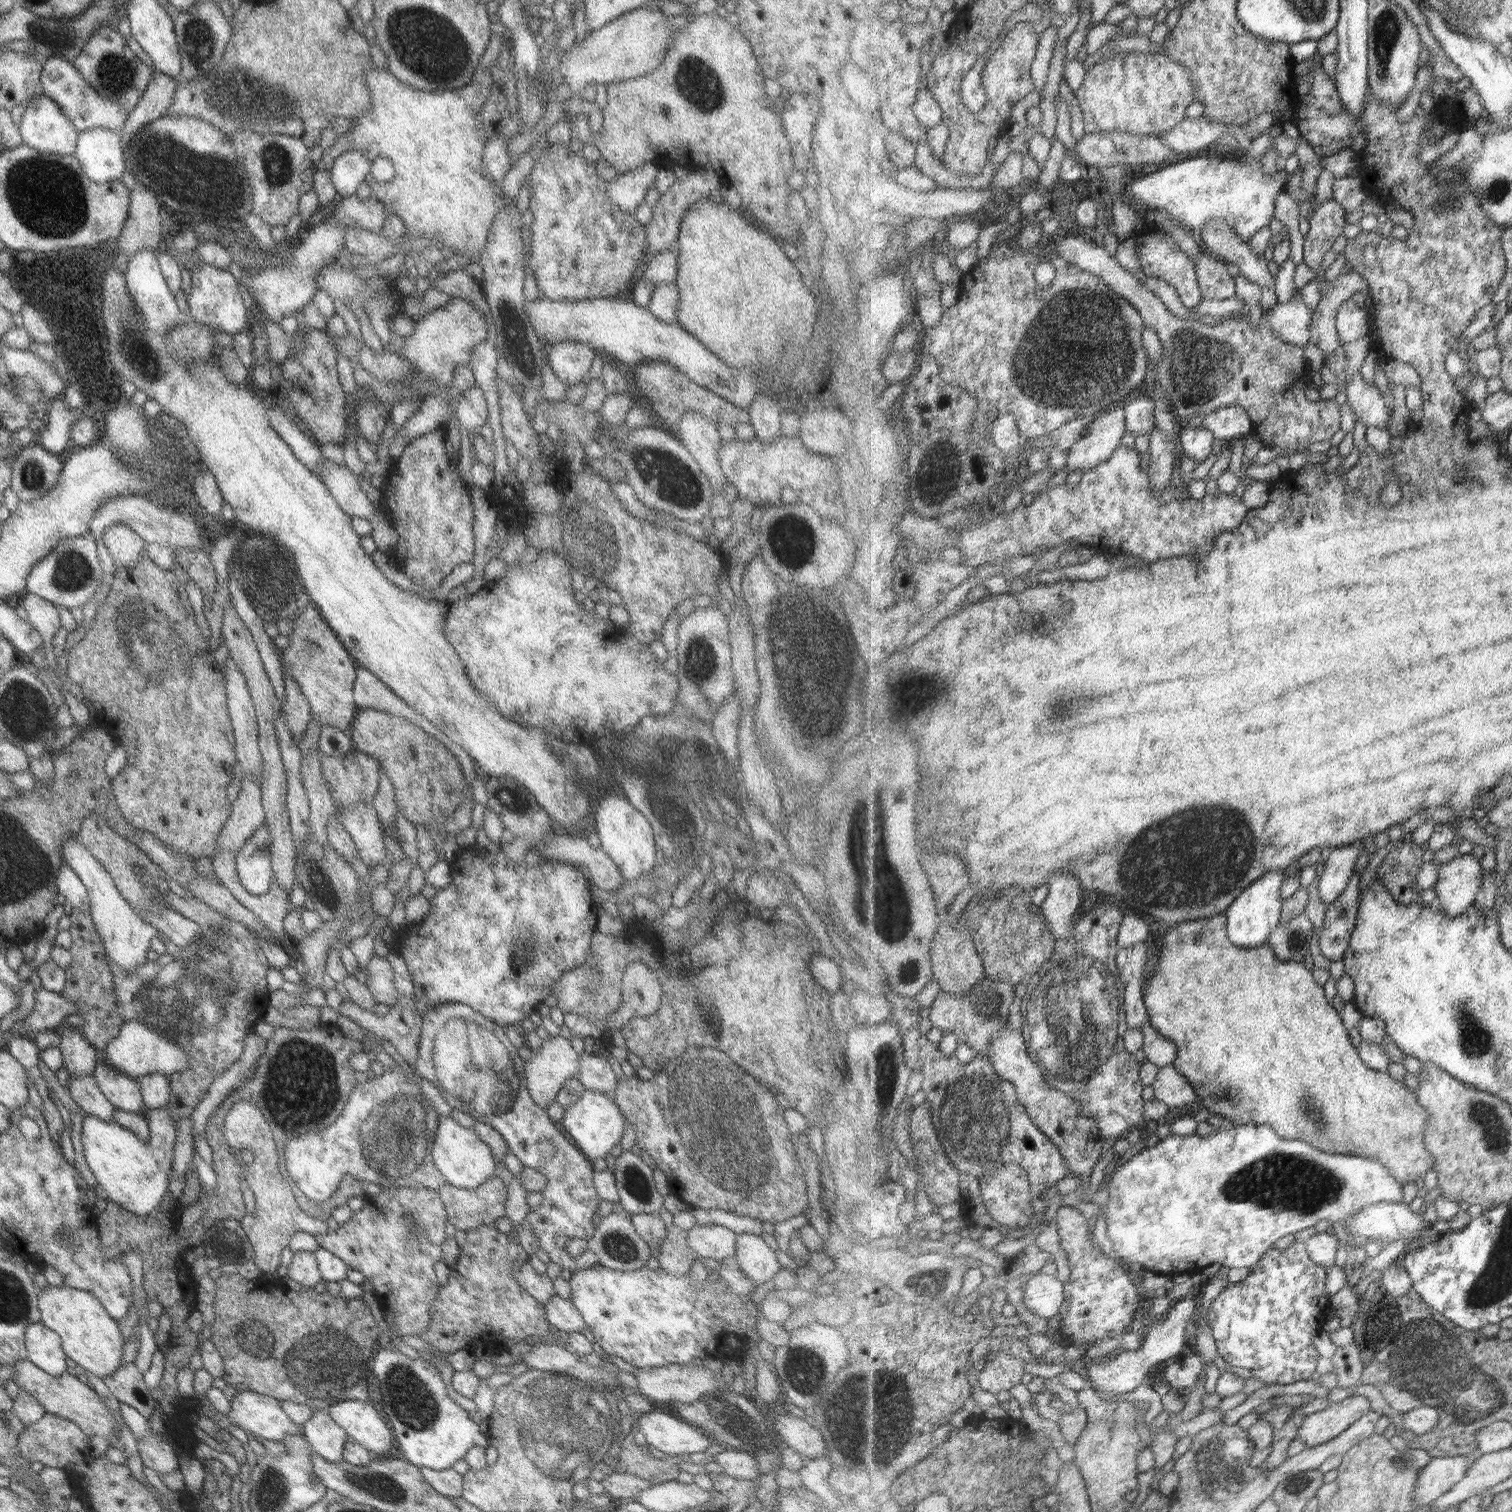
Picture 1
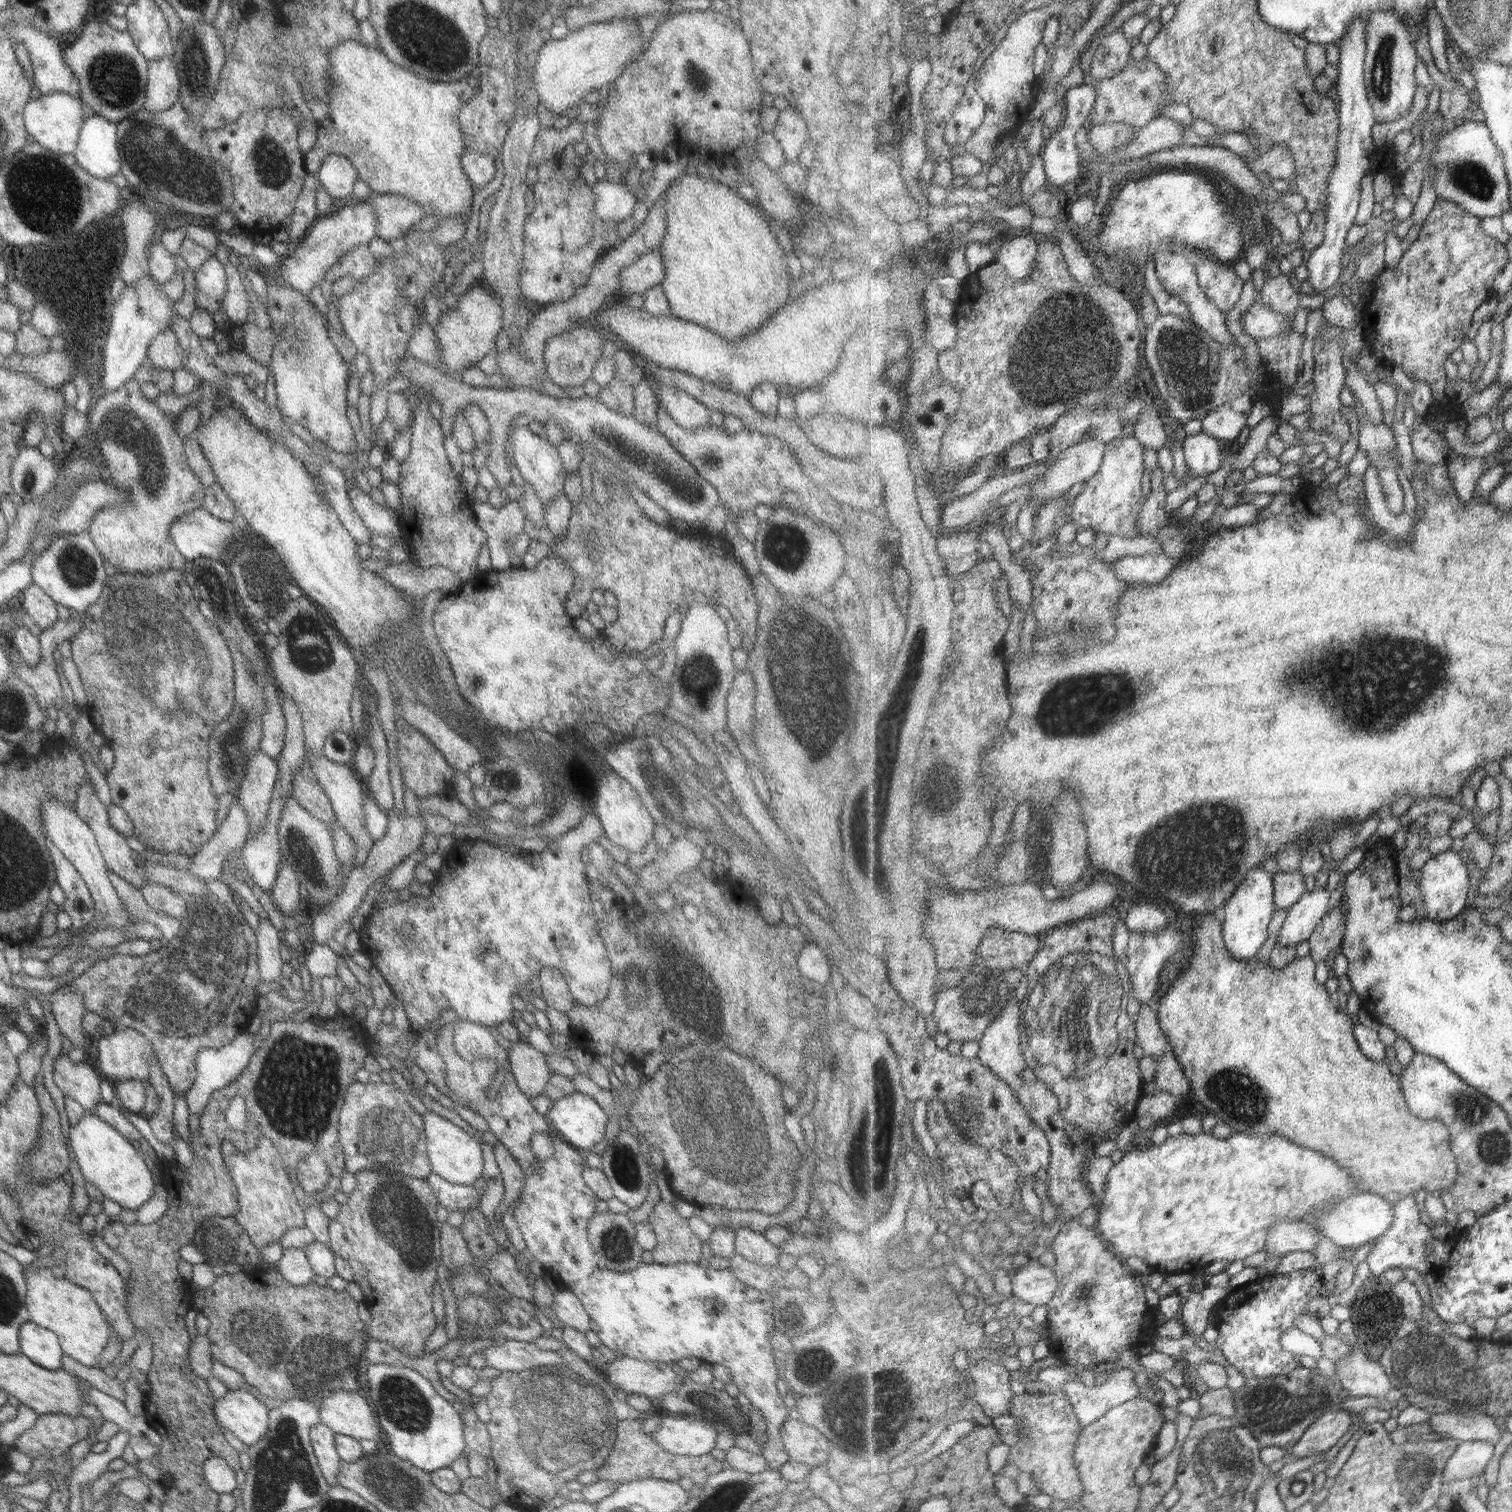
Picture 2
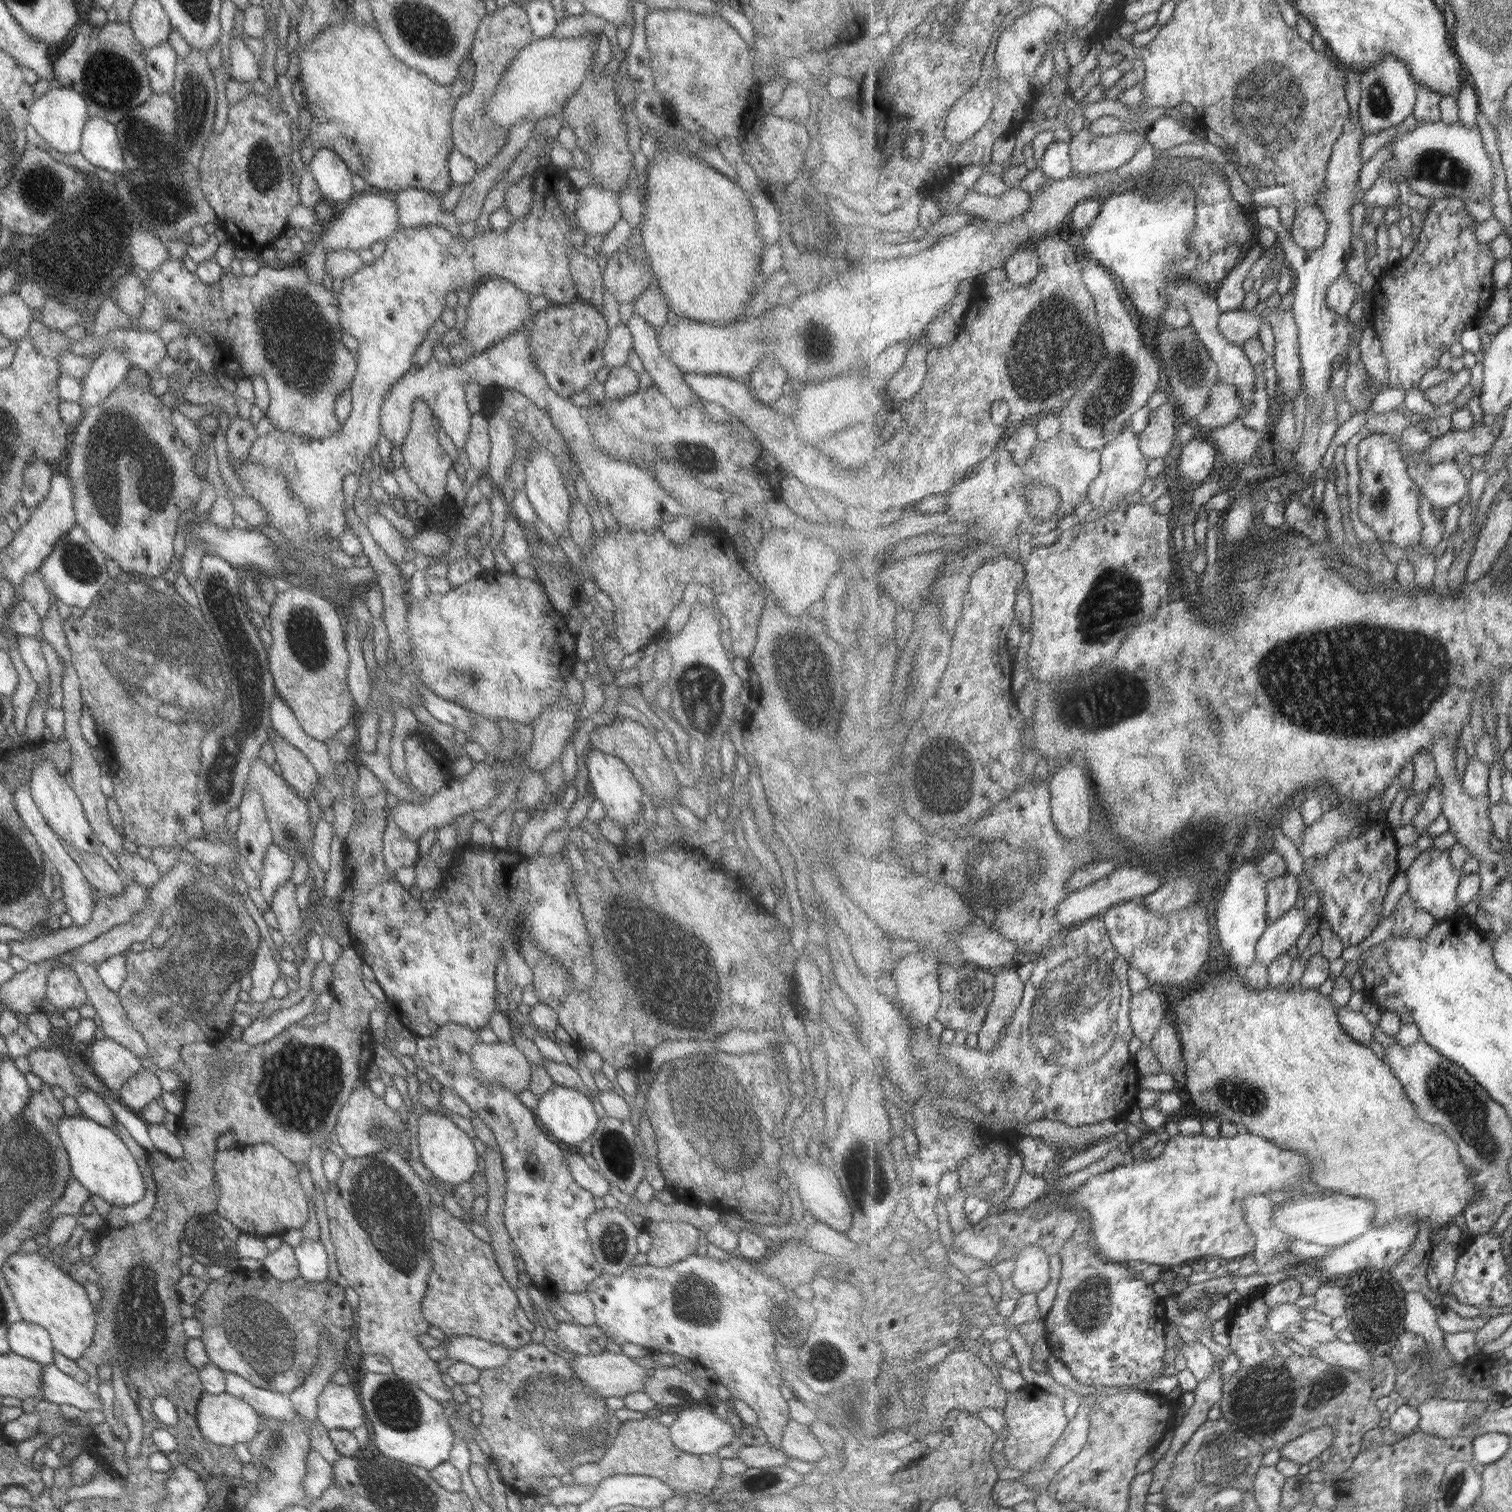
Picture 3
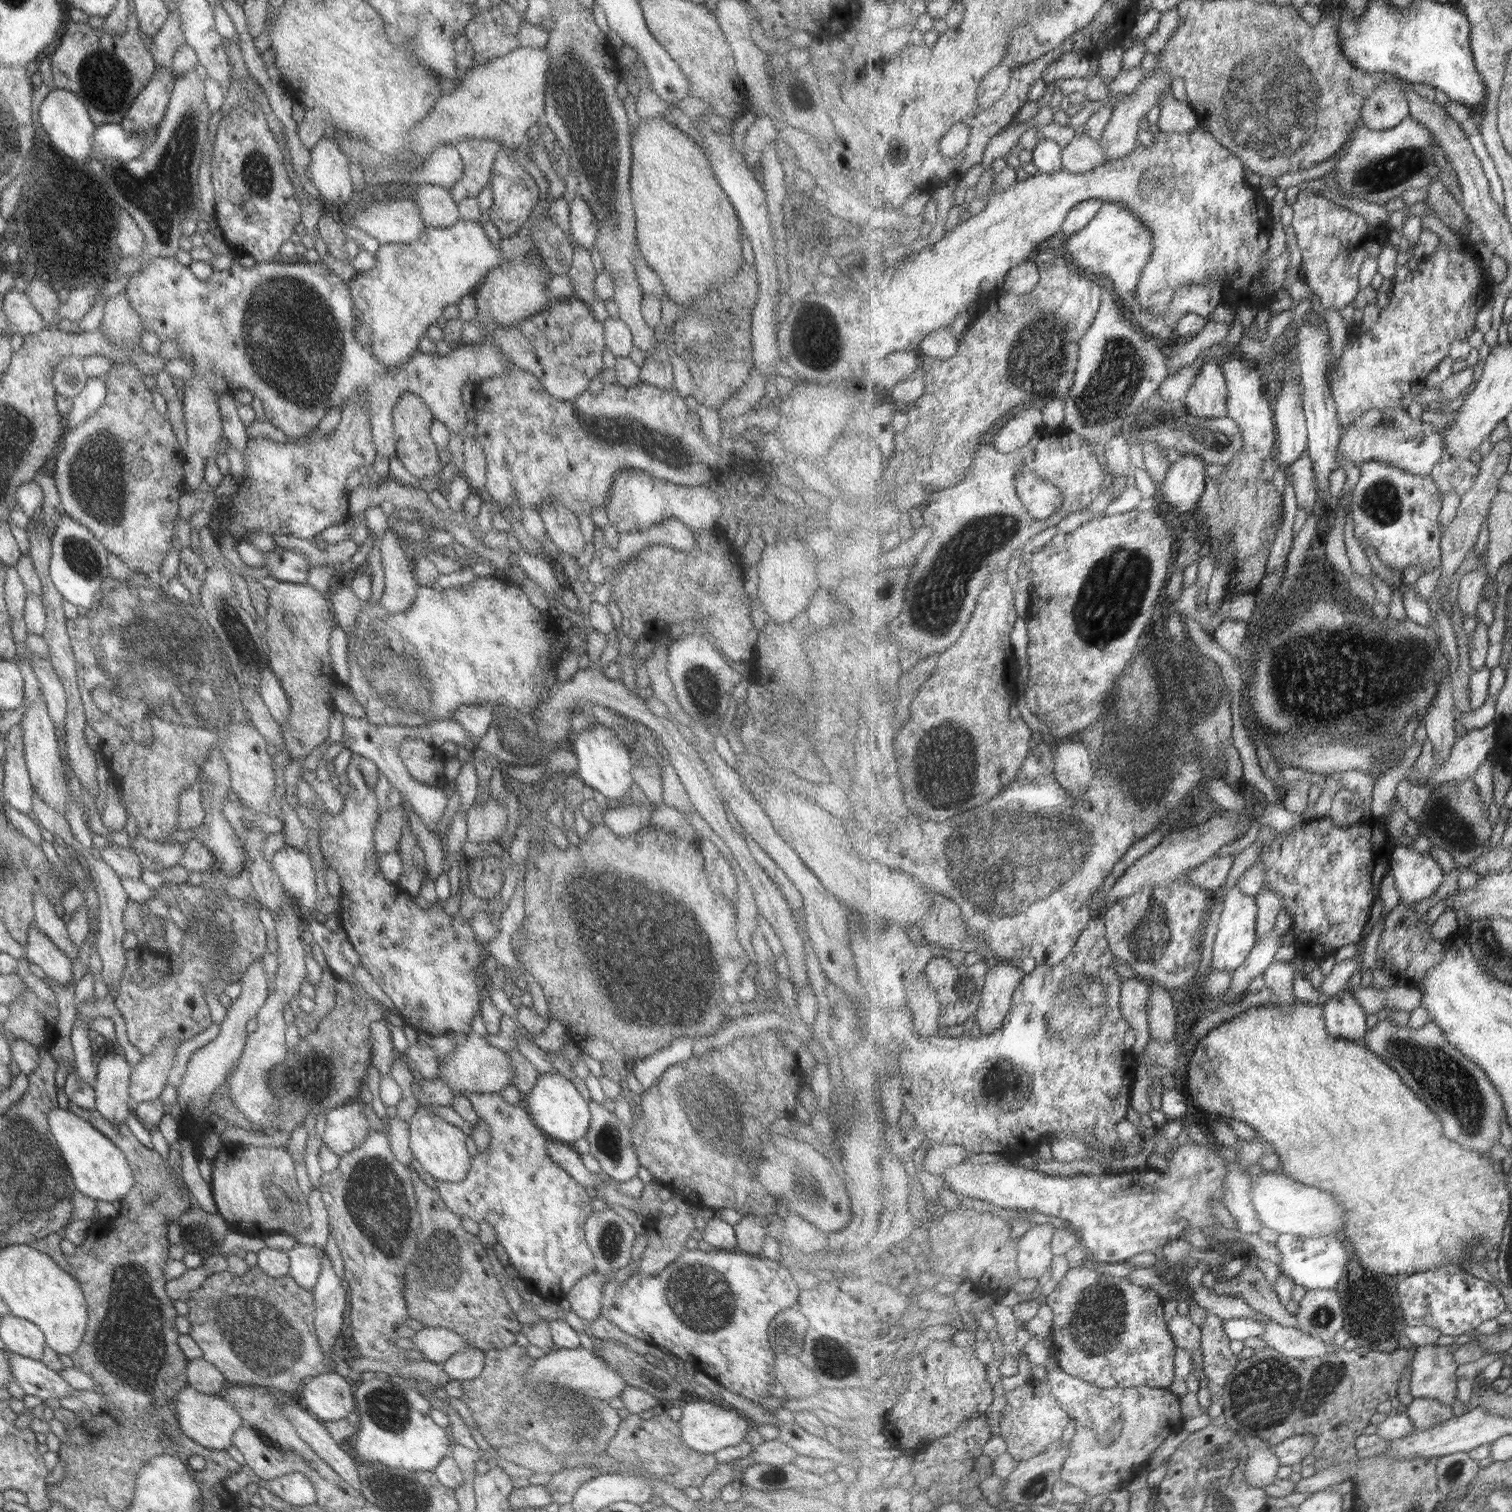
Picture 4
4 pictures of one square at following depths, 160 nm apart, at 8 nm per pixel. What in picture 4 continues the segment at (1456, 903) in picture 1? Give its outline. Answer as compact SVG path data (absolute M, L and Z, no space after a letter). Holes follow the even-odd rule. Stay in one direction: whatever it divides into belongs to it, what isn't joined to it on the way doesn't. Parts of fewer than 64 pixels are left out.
M1403 844L1395 846L1391 864L1399 902L1407 905L1433 898L1445 880L1445 872L1437 859L1428 852L1409 850Z

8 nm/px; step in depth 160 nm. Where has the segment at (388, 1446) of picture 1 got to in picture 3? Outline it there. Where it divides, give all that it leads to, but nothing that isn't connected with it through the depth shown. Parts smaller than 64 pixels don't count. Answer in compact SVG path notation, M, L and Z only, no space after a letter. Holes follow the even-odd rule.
M327 1382L327 1385L323 1387L319 1397L317 1397L316 1406L316 1421L327 1431L342 1429L353 1432L354 1429L360 1426L367 1428L363 1408L361 1408L357 1392L355 1392L351 1386L341 1386Z

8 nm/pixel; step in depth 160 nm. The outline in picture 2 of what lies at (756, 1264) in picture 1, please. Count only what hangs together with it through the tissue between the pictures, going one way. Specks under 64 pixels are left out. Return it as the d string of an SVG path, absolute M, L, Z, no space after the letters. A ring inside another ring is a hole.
M747 1228L734 1231L734 1252L759 1266L776 1266L782 1255L762 1234Z

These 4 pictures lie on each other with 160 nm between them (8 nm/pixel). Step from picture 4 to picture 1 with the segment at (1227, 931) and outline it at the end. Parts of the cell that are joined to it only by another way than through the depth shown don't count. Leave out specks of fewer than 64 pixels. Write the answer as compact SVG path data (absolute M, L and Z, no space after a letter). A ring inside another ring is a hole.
M1283 871L1266 872L1231 904L1225 915L1228 919L1228 936L1235 945L1257 948L1268 944L1269 937L1280 926L1284 902L1282 885L1286 877Z

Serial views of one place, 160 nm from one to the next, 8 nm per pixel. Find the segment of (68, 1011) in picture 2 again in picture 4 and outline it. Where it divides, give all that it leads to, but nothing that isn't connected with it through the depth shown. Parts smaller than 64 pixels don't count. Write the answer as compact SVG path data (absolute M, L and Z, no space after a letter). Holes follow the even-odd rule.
M35 924L27 928L24 945L24 958L38 966L47 979L57 986L67 986L71 978L71 961L59 951L53 942L41 935Z

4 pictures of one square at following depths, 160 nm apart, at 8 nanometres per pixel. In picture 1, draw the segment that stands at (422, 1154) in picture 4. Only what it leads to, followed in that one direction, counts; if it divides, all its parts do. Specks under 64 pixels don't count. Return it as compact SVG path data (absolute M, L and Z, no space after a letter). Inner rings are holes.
M440 1116L430 1145L432 1163L441 1174L446 1184L454 1188L472 1190L484 1184L493 1176L494 1158L490 1148L475 1134L471 1128L463 1128L451 1117Z

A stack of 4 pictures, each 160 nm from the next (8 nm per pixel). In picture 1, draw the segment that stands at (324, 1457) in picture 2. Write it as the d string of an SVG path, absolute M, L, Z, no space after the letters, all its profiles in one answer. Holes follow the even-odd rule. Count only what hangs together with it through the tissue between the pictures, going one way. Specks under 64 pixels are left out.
M327 1409L312 1410L311 1418L305 1420L299 1428L313 1456L323 1457L332 1463L342 1460L343 1444L348 1441L347 1434L333 1423Z

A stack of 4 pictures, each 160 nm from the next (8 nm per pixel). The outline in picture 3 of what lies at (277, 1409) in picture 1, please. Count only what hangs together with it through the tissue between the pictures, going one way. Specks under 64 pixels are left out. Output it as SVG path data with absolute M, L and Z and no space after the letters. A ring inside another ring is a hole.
M204 1393L195 1405L195 1424L207 1442L211 1442L215 1446L232 1448L237 1443L247 1445L257 1435L259 1430L257 1414L249 1404L245 1404L243 1400L233 1396L224 1393L217 1395Z

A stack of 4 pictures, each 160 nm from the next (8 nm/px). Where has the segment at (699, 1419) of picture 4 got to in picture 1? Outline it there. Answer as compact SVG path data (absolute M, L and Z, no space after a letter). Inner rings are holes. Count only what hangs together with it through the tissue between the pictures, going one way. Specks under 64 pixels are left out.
M663 1412L636 1415L635 1424L641 1437L651 1448L669 1456L705 1452L712 1441L686 1421Z

